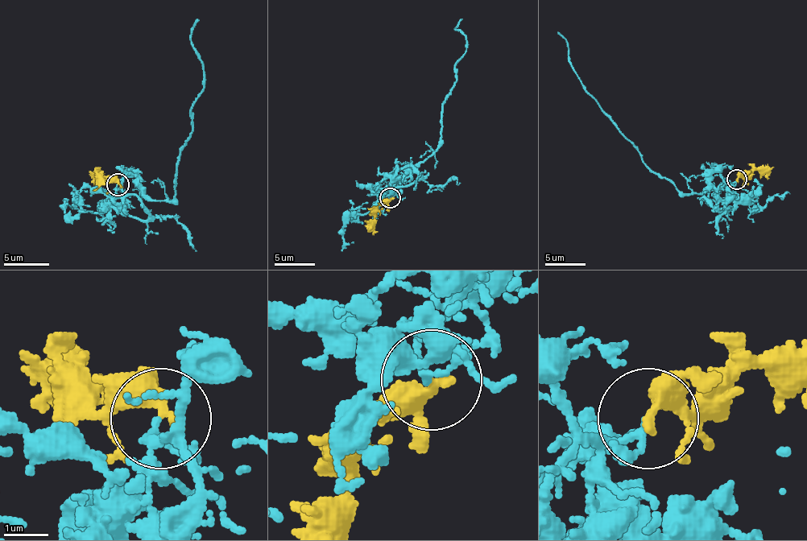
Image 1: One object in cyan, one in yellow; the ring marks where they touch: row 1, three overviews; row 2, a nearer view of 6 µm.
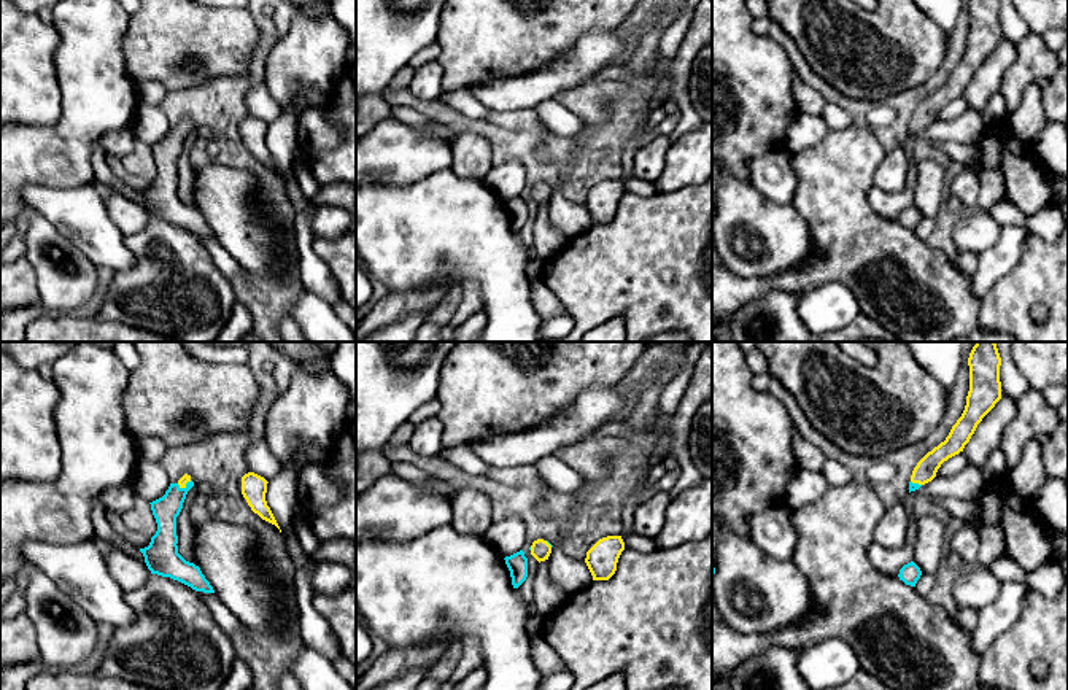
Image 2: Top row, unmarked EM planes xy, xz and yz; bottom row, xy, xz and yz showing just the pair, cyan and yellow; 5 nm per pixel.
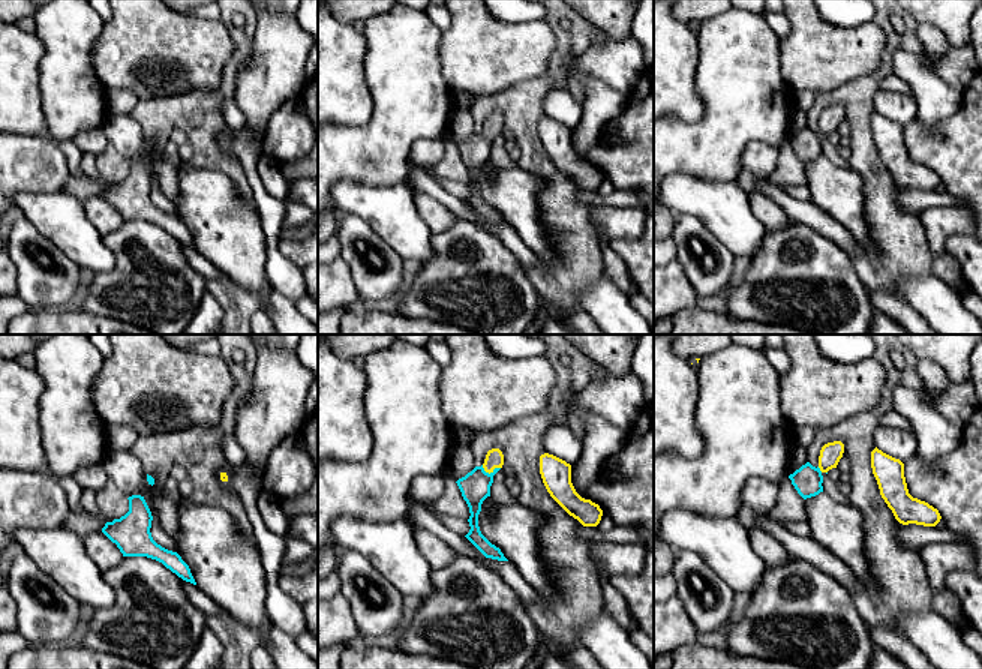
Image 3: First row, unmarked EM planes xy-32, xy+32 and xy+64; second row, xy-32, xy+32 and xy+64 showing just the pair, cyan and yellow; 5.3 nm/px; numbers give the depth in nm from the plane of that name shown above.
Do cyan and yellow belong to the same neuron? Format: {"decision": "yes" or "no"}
{"decision": "yes"}

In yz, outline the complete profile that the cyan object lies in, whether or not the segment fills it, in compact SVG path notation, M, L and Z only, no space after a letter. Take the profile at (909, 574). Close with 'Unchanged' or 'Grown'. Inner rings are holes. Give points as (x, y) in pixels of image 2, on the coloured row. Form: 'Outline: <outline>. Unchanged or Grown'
Outline: M914 561L904 564L898 574L900 580L903 580L906 585L911 585L911 587L915 587L920 576L922 576L922 571Z. Unchanged

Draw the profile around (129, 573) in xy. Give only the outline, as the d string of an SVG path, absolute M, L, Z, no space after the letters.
M114 549L103 555L110 574L116 579L124 593L145 585L151 577L148 566L124 552Z

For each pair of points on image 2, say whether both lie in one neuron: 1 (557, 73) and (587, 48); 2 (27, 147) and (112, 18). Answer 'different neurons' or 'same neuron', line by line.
1: same neuron
2: same neuron

